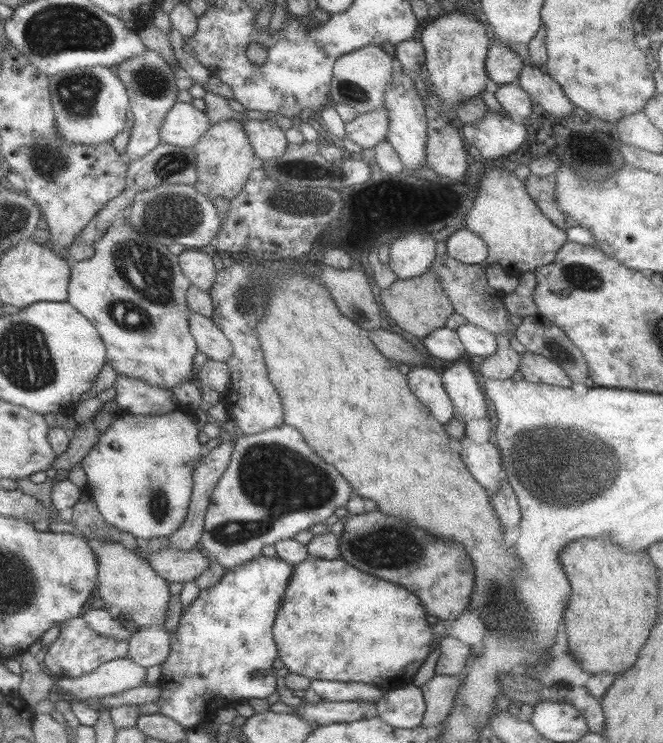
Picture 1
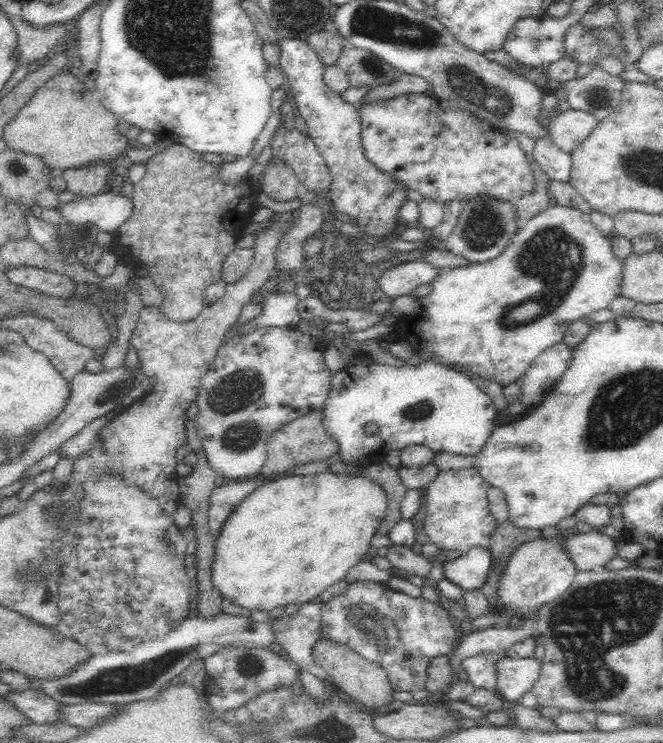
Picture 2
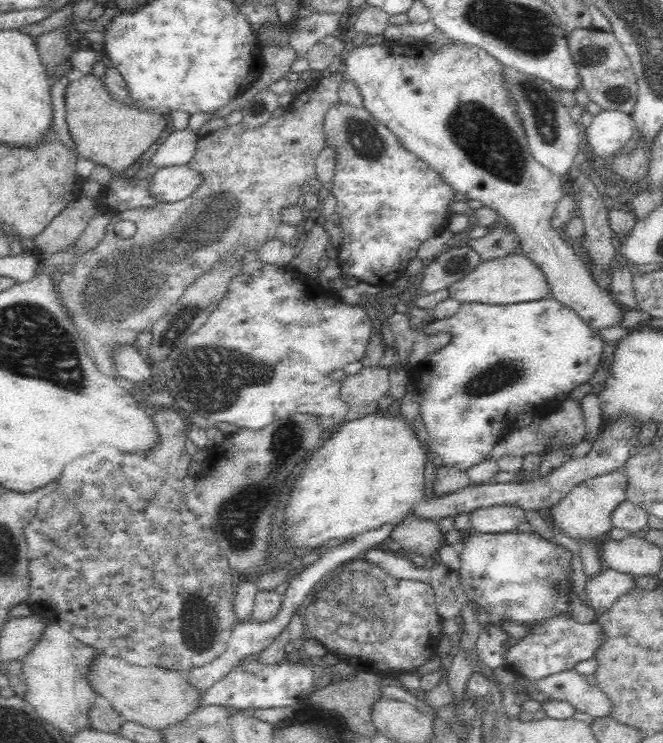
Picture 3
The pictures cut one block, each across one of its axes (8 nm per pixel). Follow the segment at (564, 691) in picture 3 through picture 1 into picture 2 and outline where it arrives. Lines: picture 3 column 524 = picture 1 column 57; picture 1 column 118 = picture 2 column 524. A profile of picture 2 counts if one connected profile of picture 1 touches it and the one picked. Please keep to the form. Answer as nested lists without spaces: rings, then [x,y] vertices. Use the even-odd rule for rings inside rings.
[[[502,658],[496,664],[496,686],[494,692],[508,701],[519,700],[531,691],[539,679],[541,661],[532,658]]]

